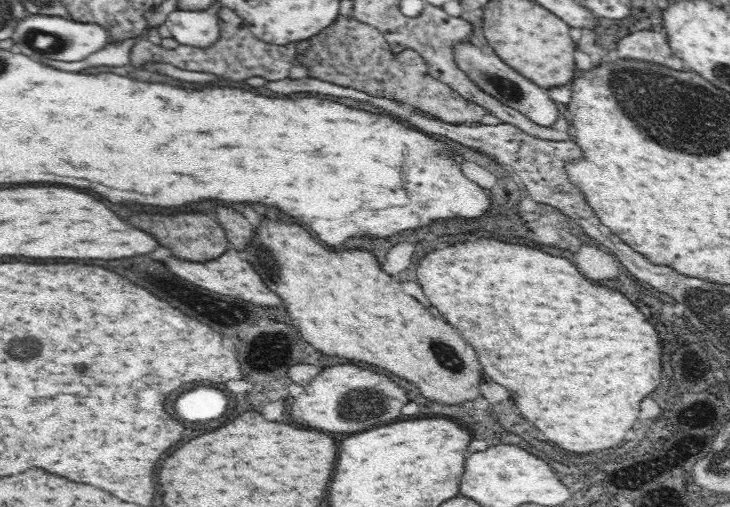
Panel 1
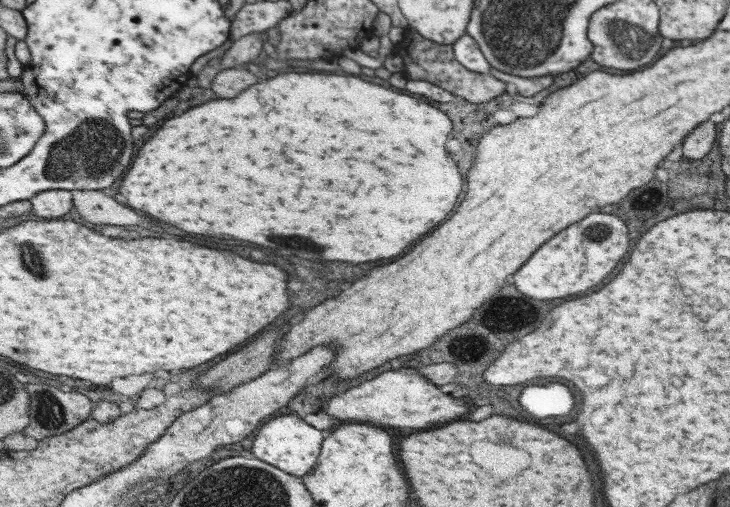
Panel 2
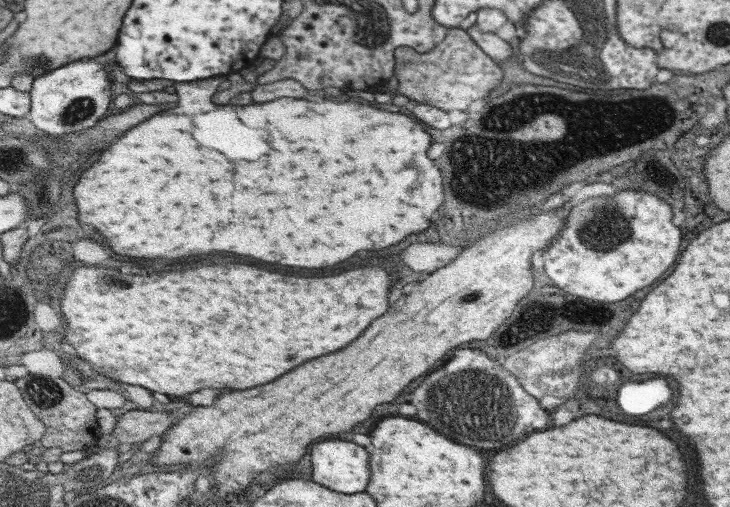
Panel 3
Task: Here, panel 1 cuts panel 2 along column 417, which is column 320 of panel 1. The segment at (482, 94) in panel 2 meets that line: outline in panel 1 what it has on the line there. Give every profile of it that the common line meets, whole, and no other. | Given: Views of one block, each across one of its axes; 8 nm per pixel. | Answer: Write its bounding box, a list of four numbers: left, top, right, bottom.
[295,14,490,124]

